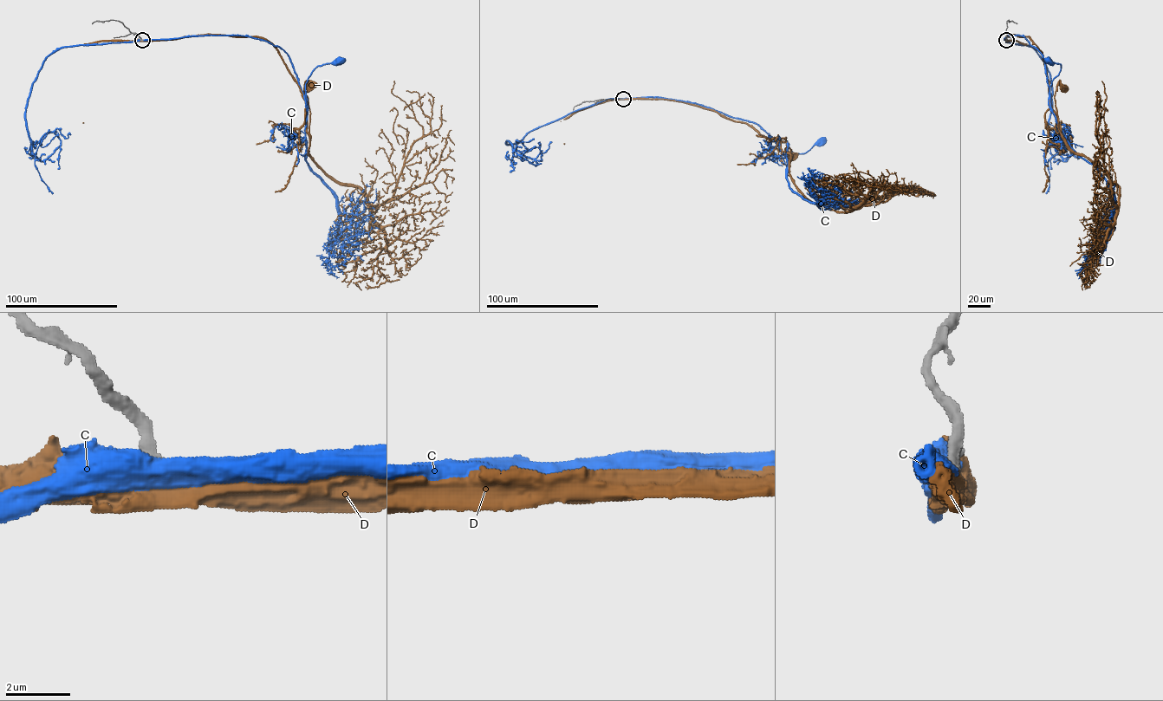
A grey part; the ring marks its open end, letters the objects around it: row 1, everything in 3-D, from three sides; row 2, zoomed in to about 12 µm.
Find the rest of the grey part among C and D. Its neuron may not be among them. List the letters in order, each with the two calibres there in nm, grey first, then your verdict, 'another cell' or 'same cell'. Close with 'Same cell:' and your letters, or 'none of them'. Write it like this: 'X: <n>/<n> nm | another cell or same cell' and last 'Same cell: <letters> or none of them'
C: 500/650 nm | another cell
D: 700/650 nm | another cell
Same cell: none of them

